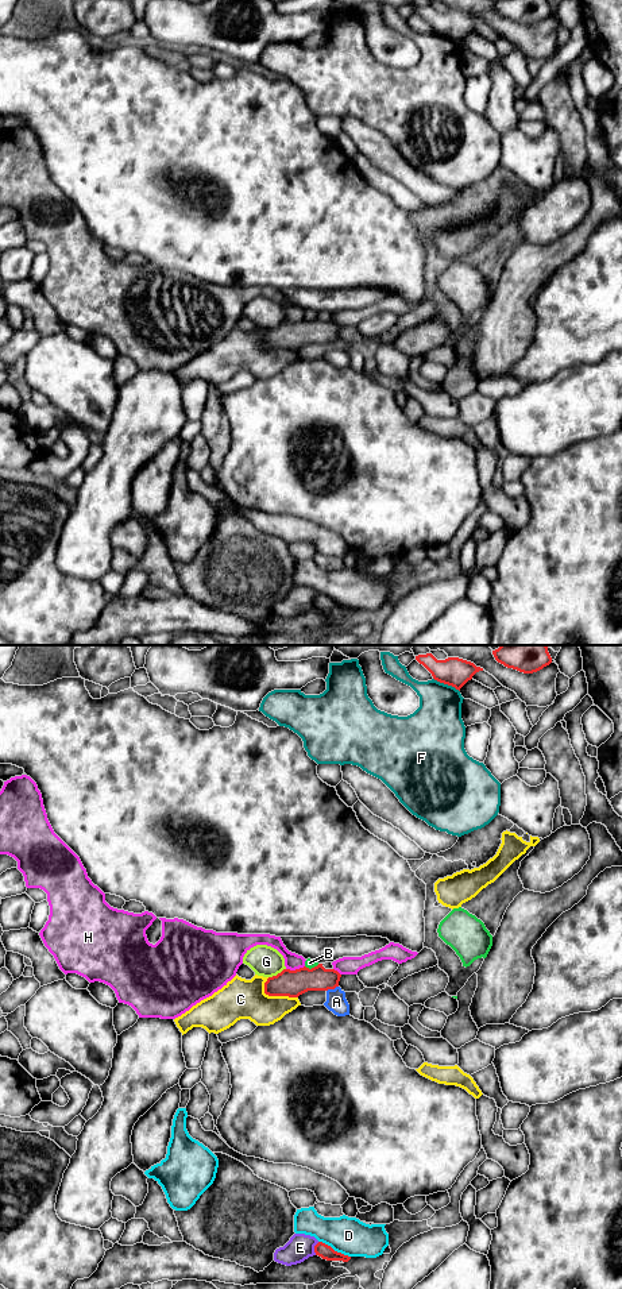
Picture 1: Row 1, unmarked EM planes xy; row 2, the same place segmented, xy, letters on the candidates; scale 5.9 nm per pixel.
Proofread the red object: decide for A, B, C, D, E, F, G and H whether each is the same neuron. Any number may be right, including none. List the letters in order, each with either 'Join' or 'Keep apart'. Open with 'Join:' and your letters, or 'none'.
Join: none
A: Keep apart
B: Keep apart
C: Keep apart
D: Keep apart
E: Keep apart
F: Keep apart
G: Keep apart
H: Keep apart

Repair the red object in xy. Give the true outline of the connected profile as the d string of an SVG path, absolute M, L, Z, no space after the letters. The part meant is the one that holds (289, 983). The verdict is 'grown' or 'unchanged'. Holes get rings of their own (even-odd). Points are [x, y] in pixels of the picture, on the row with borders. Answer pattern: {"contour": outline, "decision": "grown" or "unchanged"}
{"contour": "M322 964L309 969L306 966L290 970L283 969L264 983L268 996L298 997L308 991L328 991L339 987L341 975L335 969L325 969Z", "decision": "unchanged"}

